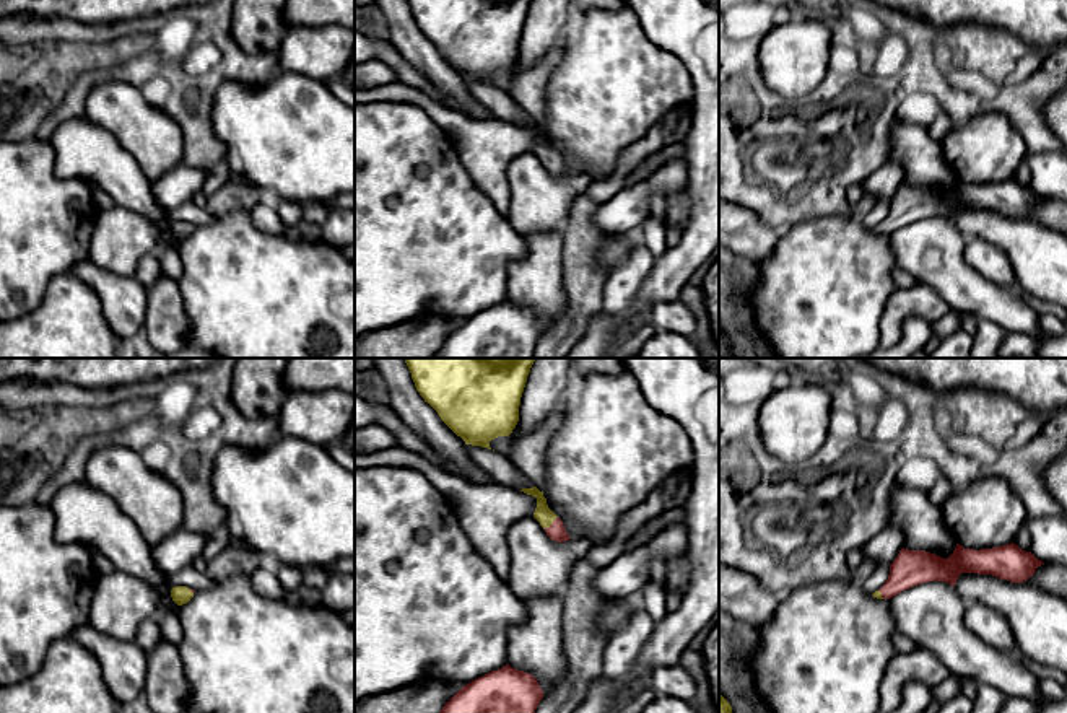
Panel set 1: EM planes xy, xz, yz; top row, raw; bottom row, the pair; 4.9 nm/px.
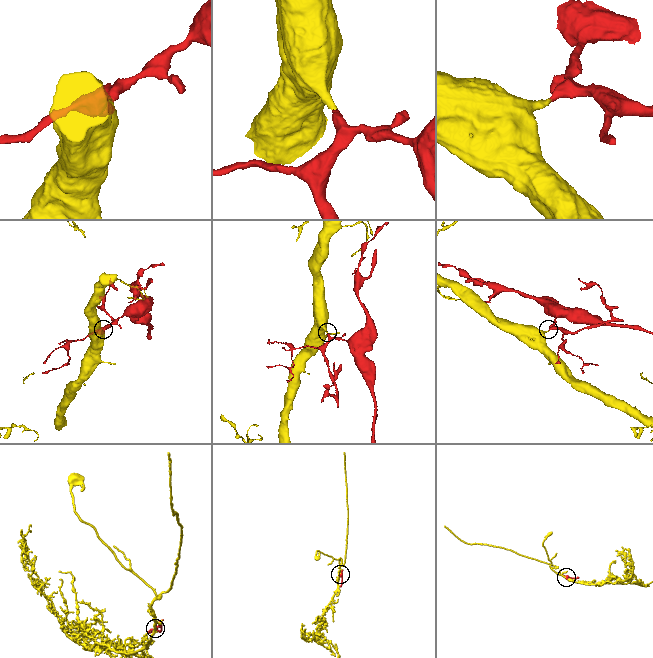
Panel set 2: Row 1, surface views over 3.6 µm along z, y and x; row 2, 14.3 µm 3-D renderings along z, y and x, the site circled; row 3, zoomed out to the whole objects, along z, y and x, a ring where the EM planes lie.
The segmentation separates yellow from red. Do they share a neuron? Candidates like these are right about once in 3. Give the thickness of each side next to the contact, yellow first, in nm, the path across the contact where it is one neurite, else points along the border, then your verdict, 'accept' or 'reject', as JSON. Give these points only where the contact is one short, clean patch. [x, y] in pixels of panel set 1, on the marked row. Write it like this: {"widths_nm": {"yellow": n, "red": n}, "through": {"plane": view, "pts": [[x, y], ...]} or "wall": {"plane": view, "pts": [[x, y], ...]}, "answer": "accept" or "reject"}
{"widths_nm": {"yellow": 90, "red": 90}, "through": {"plane": "xz", "pts": [[544, 515], [550, 524], [557, 531]]}, "answer": "accept"}

